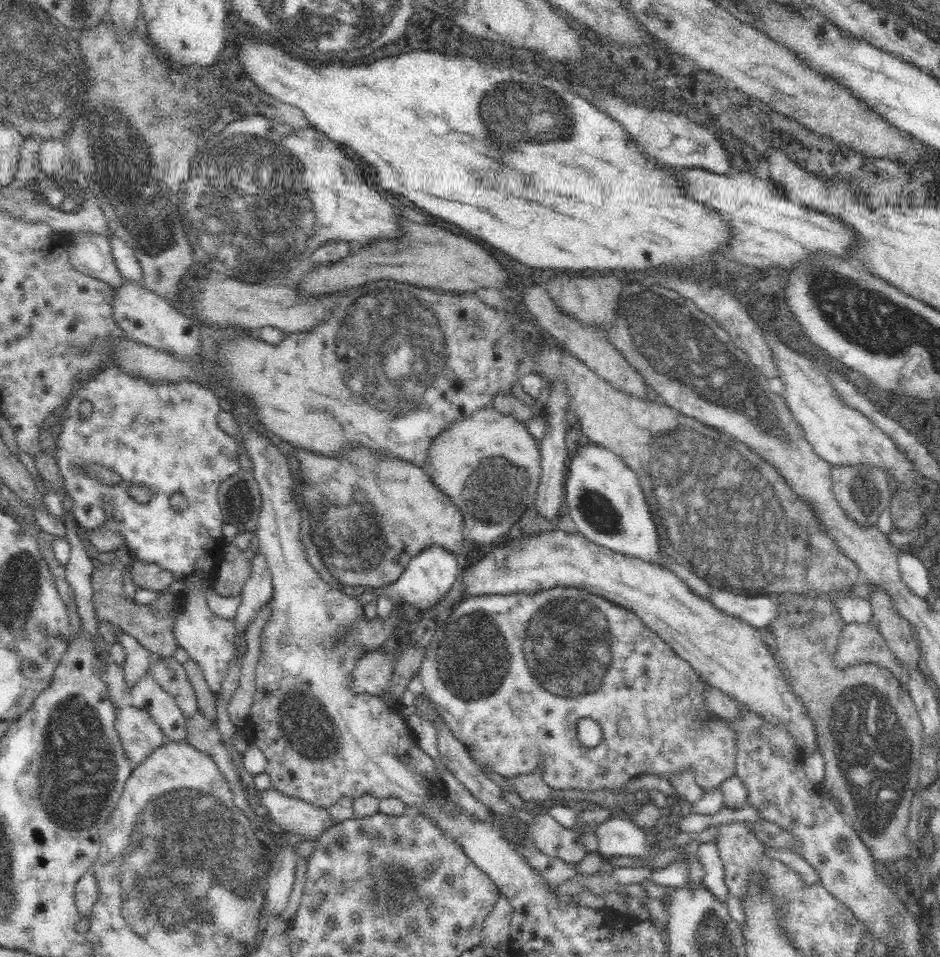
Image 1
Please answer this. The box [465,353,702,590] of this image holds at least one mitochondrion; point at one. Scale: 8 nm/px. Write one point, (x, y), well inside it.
(594, 507)

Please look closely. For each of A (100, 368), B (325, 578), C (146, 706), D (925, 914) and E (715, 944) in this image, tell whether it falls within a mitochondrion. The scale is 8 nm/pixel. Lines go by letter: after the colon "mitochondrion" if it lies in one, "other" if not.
A: other
B: mitochondrion
C: other
D: other
E: mitochondrion

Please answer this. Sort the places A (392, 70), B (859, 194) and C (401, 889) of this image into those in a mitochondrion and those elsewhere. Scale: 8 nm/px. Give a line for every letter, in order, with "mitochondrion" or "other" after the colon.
A: other
B: other
C: mitochondrion

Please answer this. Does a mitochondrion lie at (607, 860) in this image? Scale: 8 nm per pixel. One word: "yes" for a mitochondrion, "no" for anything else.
no

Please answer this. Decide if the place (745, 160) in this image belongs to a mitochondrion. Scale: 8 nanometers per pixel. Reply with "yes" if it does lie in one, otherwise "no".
no

